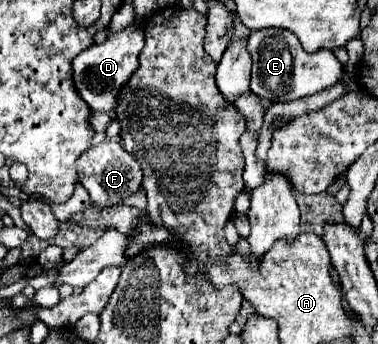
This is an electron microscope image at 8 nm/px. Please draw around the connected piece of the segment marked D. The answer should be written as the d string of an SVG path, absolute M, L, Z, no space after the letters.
M134 22L126 30L110 34L106 42L94 44L86 50L82 50L74 60L72 60L72 78L74 86L80 94L80 98L92 108L100 112L110 112L116 102L116 94L120 86L130 78L130 74L138 68L138 54L144 46L142 38L142 24Z

